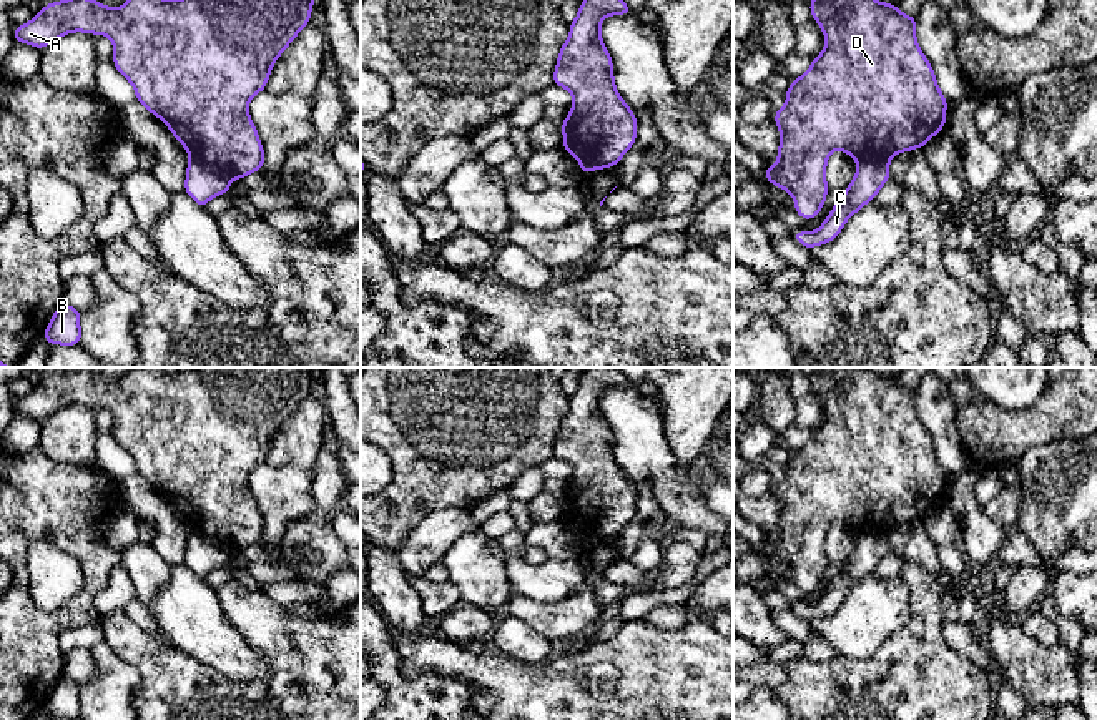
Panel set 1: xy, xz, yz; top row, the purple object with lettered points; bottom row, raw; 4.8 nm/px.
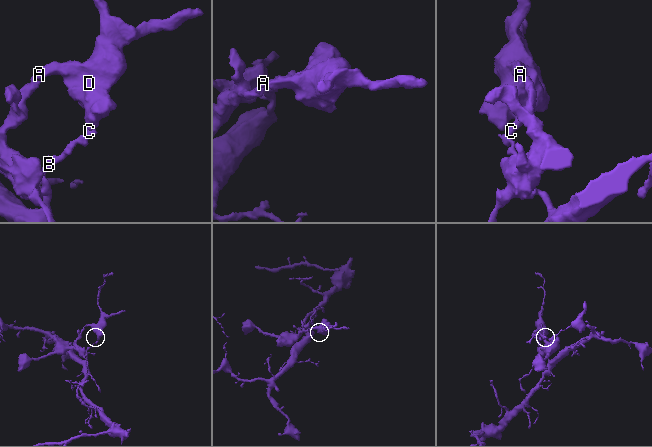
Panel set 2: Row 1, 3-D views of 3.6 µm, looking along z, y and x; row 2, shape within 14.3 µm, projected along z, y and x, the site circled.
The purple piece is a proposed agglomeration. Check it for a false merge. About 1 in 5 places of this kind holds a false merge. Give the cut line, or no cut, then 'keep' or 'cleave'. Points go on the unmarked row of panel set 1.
cut xy (190, 529), (206, 534), (228, 552); cleave

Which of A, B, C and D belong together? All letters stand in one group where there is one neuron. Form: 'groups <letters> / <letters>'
groups A D / B C

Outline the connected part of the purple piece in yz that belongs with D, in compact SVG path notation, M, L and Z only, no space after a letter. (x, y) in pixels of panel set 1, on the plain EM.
M816 367L808 377L826 407L826 419L785 464L786 477L775 484L781 504L778 535L765 539L763 545L771 557L794 570L794 584L809 594L826 572L824 544L834 520L856 534L889 532L924 520L944 502L947 472L916 414L916 389L901 386L893 376L876 374L871 367Z

